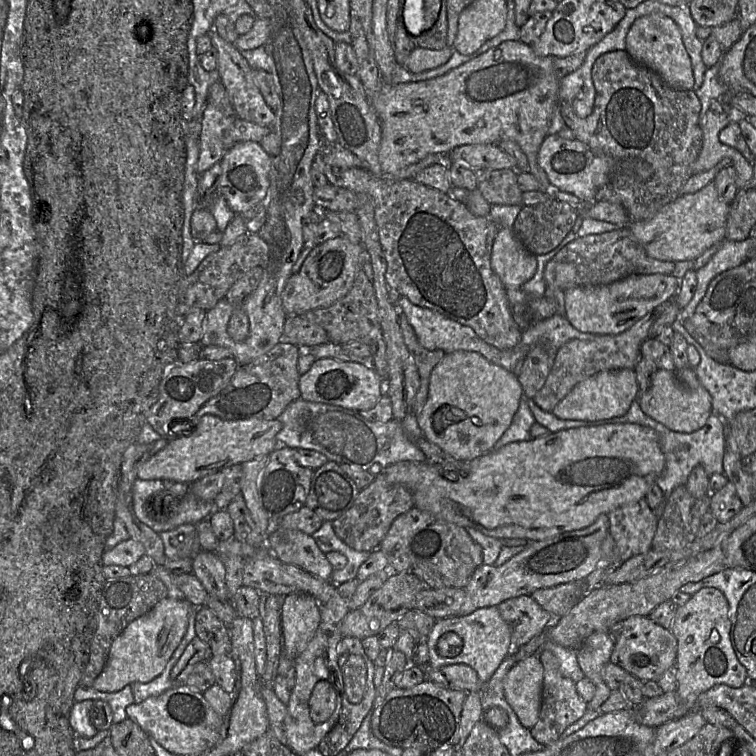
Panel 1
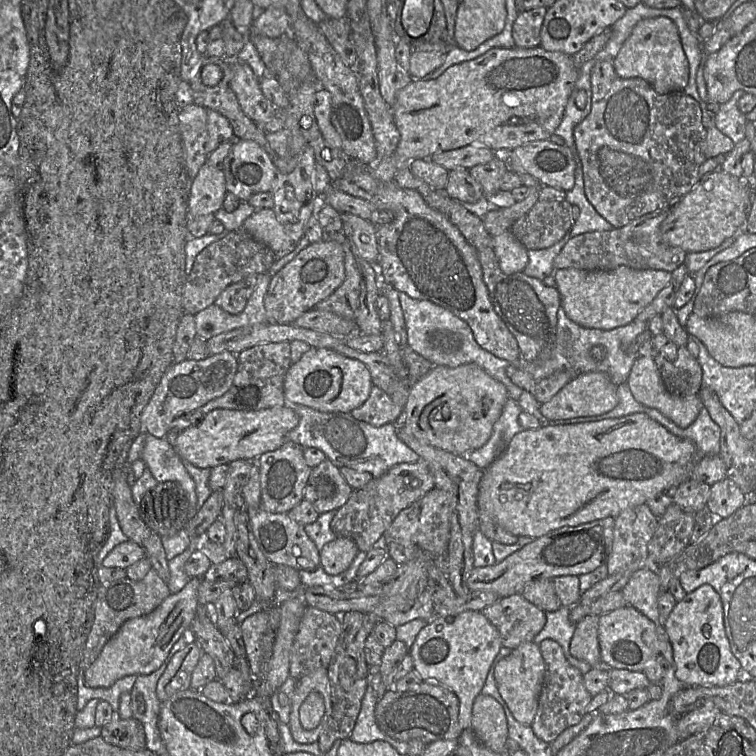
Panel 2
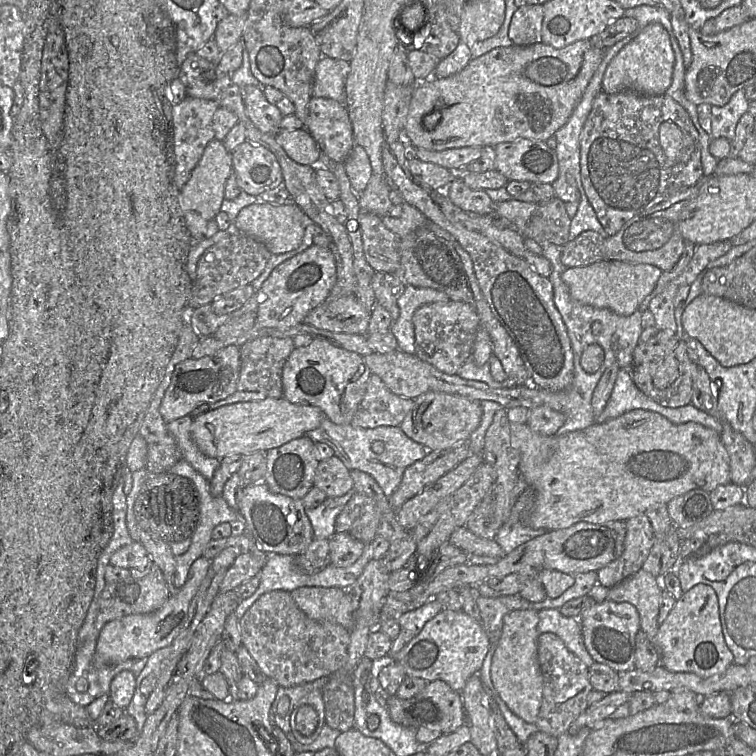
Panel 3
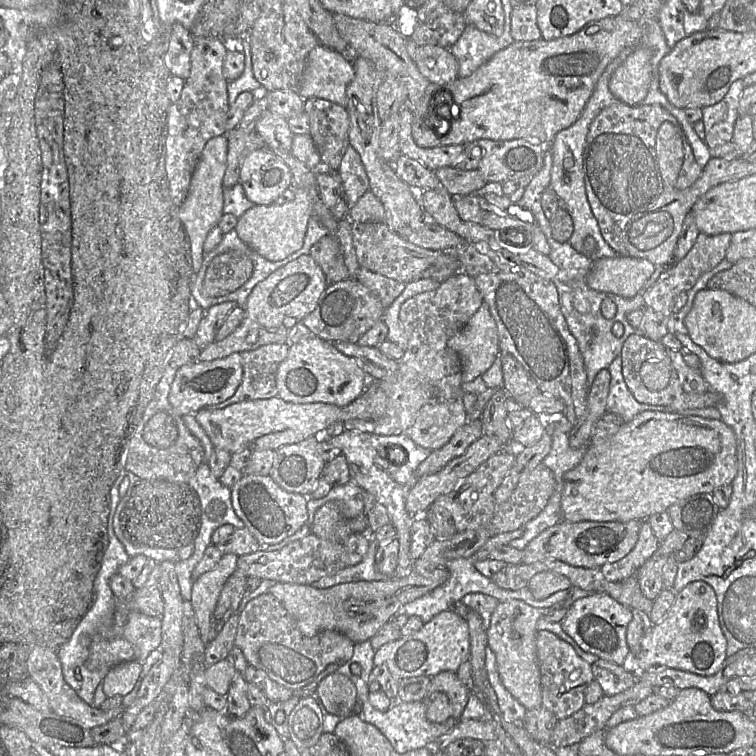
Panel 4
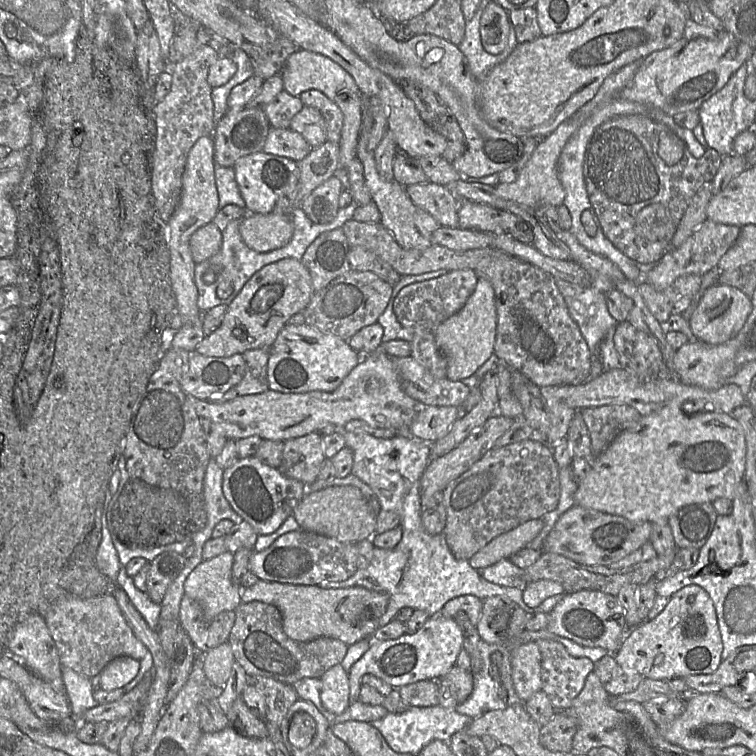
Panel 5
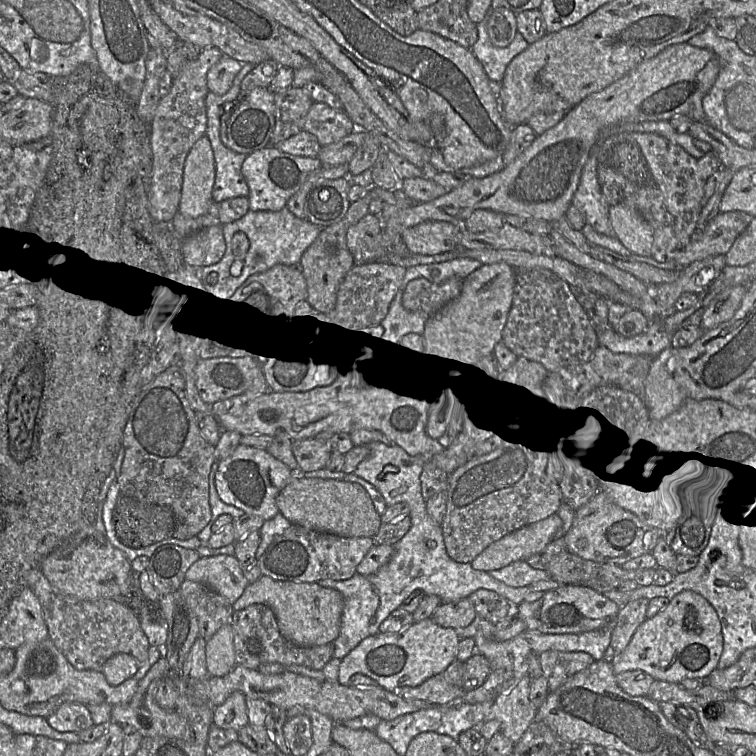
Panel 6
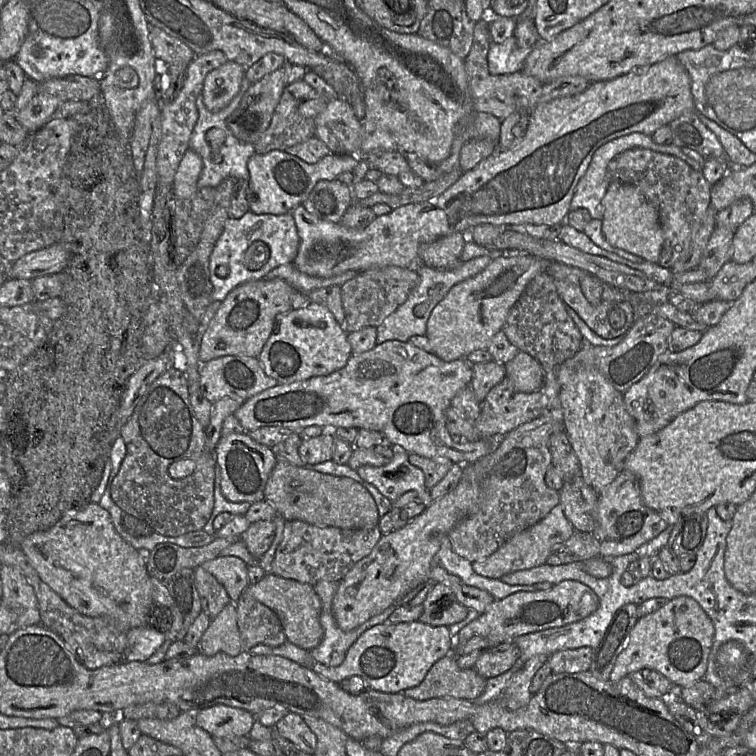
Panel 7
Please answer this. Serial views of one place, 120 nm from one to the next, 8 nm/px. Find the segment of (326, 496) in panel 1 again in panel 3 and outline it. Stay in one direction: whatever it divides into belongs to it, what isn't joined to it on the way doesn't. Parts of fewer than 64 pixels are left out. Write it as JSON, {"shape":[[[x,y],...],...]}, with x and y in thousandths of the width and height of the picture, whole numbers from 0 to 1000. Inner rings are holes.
{"shape":[[[446,604],[425,608],[418,619],[414,643],[426,648],[433,657],[447,657],[467,648],[463,622]]]}

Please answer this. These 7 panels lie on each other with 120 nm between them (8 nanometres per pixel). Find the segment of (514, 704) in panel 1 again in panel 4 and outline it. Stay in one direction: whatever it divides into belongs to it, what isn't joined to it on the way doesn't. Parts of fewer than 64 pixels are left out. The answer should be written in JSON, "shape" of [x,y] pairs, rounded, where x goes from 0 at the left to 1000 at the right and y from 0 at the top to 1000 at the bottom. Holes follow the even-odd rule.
{"shape":[[[676,792],[659,798],[643,832],[646,854],[655,865],[659,890],[665,906],[697,939],[717,933],[709,829],[717,813],[717,806],[704,803],[689,794]]]}

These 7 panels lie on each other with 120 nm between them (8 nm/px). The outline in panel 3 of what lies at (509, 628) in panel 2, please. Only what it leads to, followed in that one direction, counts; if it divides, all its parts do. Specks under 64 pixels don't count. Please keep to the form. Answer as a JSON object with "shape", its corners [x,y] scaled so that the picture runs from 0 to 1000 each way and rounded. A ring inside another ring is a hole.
{"shape":[[[687,786],[656,791],[632,788],[630,794],[638,816],[638,828],[647,847],[656,851],[663,843],[665,817],[671,811],[704,804],[701,795]]]}

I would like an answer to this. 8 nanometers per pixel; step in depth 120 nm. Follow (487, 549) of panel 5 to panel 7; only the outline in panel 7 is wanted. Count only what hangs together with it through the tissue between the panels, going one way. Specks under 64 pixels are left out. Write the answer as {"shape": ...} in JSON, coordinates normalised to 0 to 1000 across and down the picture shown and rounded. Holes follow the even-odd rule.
{"shape":[[[739,665],[714,689],[675,710],[652,733],[624,743],[624,751],[639,763],[661,766],[664,762],[681,755],[714,749],[721,746],[733,724],[750,716],[759,704],[761,700],[749,685],[745,671]]]}

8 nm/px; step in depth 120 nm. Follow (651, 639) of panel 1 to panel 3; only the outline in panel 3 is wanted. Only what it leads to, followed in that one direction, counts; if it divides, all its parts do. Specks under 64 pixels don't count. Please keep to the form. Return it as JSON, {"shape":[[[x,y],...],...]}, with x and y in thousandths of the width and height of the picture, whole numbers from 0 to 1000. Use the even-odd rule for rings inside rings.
{"shape":[[[806,794],[787,796],[766,816],[772,853],[786,874],[802,878],[815,889],[840,884],[841,840],[848,833],[843,806],[833,798]]]}

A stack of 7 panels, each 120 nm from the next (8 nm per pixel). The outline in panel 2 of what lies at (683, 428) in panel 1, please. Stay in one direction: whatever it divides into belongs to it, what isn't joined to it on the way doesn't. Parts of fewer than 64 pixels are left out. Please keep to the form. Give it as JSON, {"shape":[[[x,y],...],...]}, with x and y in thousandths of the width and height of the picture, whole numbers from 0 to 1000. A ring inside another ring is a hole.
{"shape":[[[843,472],[828,508],[847,534],[865,540],[901,566],[909,566],[930,541],[923,522],[896,525],[880,513],[862,472]]]}

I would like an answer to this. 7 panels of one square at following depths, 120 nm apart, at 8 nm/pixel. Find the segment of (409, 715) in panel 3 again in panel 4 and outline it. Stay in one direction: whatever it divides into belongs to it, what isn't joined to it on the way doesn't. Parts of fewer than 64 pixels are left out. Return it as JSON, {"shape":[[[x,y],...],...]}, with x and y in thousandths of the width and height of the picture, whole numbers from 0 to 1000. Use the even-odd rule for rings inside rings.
{"shape":[[[585,888],[570,896],[565,922],[560,929],[562,929],[566,935],[566,929],[574,917],[589,917],[594,923],[598,937],[597,951],[607,954],[623,914],[623,910],[607,898],[603,889]]]}

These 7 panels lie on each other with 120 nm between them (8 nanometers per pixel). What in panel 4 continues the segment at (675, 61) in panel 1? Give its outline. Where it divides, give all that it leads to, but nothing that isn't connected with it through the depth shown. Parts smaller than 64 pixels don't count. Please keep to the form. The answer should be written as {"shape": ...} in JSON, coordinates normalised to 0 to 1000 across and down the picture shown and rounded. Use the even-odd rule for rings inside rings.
{"shape":[[[844,62],[835,69],[810,97],[807,122],[833,140],[849,138],[865,103],[861,77],[861,67],[853,62]]]}

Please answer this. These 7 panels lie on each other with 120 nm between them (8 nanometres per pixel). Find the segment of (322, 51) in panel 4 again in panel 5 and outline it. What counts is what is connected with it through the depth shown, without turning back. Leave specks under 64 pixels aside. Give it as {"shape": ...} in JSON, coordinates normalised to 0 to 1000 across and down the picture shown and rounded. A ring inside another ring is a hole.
{"shape":[[[396,63],[385,71],[372,95],[376,119],[388,127],[396,127],[406,119],[422,119],[443,135],[454,149],[451,172],[448,222],[456,222],[472,208],[475,172],[478,168],[480,136],[479,126],[467,102],[450,86],[422,70]]]}

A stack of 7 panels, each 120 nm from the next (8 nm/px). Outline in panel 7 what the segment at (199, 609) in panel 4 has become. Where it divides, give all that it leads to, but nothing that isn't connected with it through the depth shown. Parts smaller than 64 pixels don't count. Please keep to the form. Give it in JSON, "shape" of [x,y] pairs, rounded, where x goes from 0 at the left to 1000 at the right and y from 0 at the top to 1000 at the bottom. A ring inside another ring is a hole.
{"shape":[[[288,735],[266,746],[298,778],[306,796],[311,798],[331,774],[328,747],[311,735]]]}

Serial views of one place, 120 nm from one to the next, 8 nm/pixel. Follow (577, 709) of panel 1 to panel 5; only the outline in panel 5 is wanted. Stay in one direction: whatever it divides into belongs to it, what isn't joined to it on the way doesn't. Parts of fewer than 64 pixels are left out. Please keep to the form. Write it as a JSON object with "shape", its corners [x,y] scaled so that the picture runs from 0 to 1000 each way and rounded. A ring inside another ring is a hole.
{"shape":[[[713,845],[709,851],[716,865],[716,911],[737,940],[754,937],[787,876],[757,868],[745,852],[733,847]]]}

